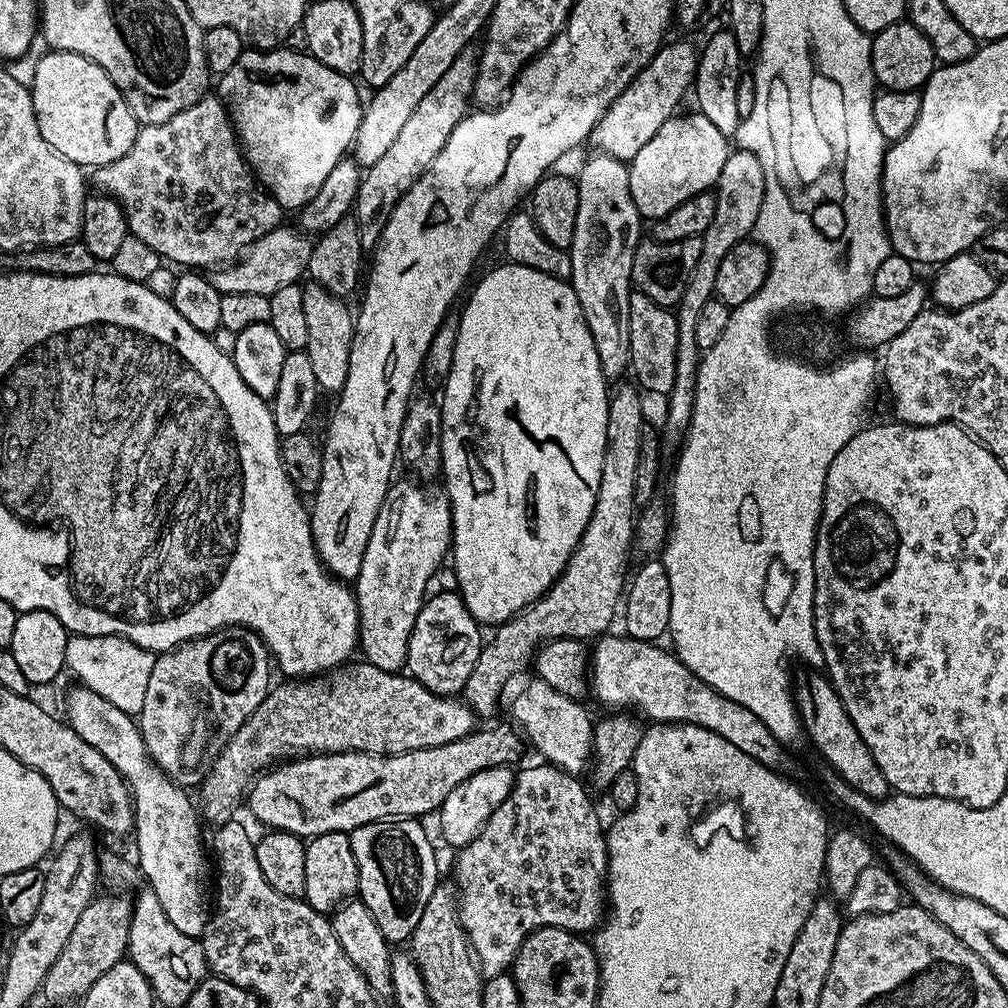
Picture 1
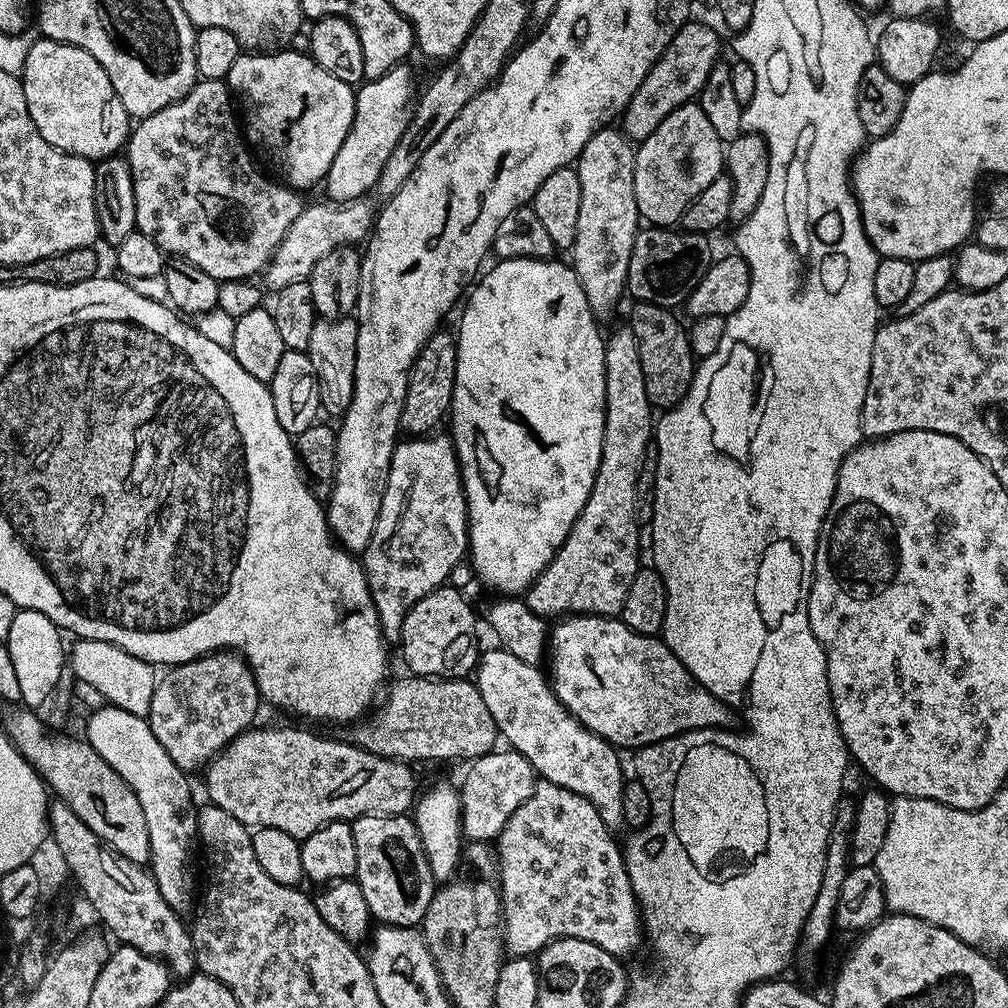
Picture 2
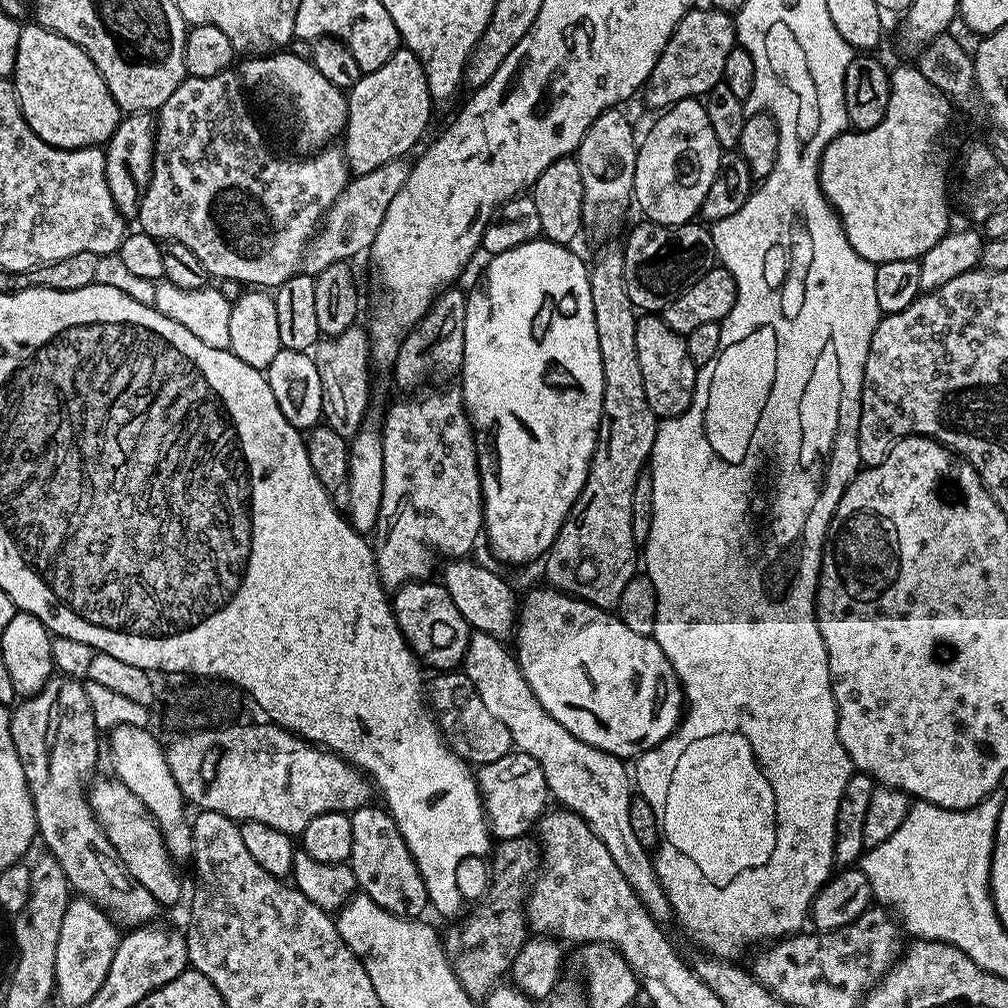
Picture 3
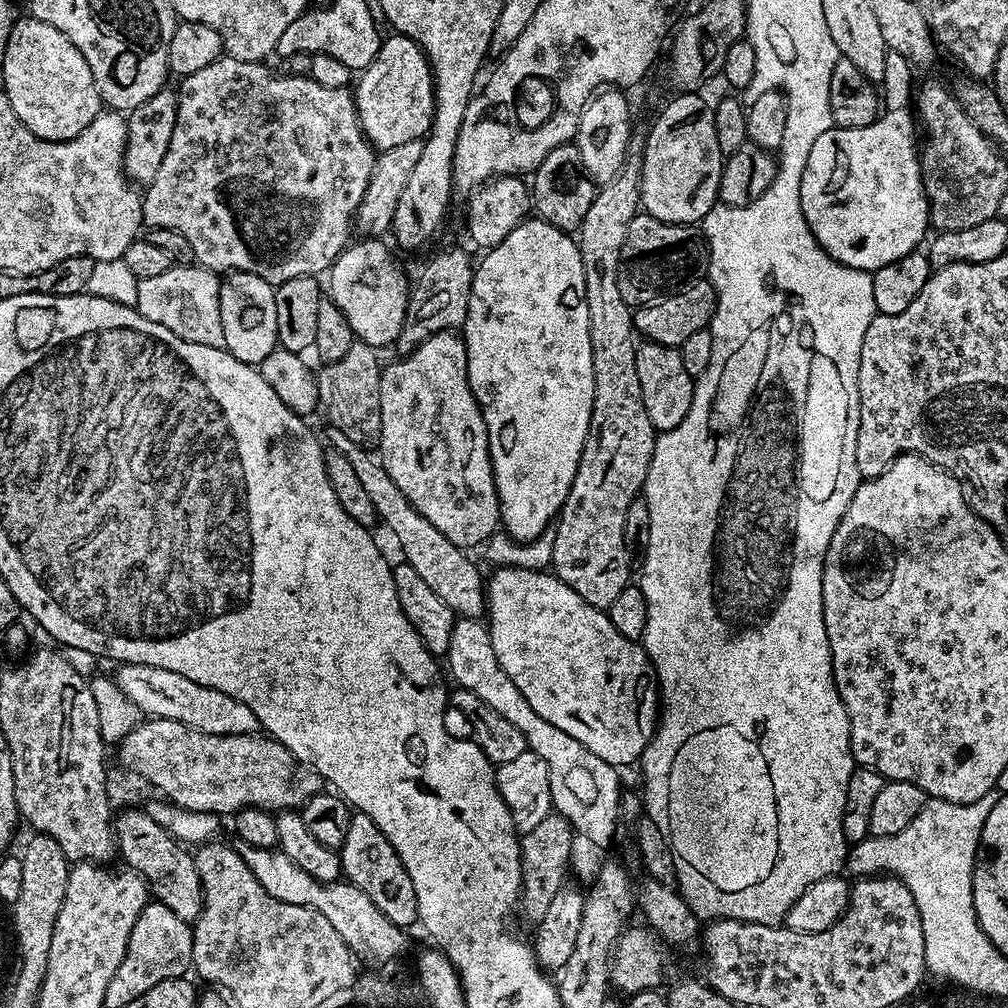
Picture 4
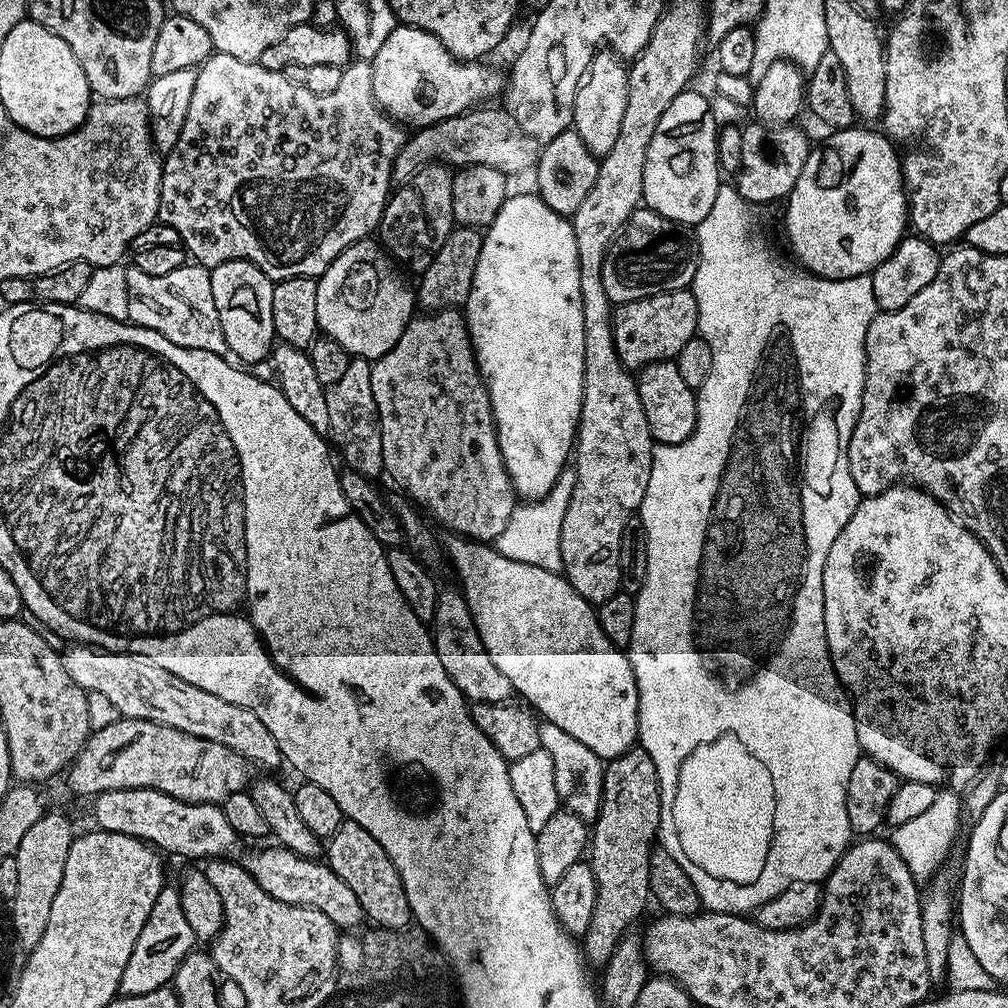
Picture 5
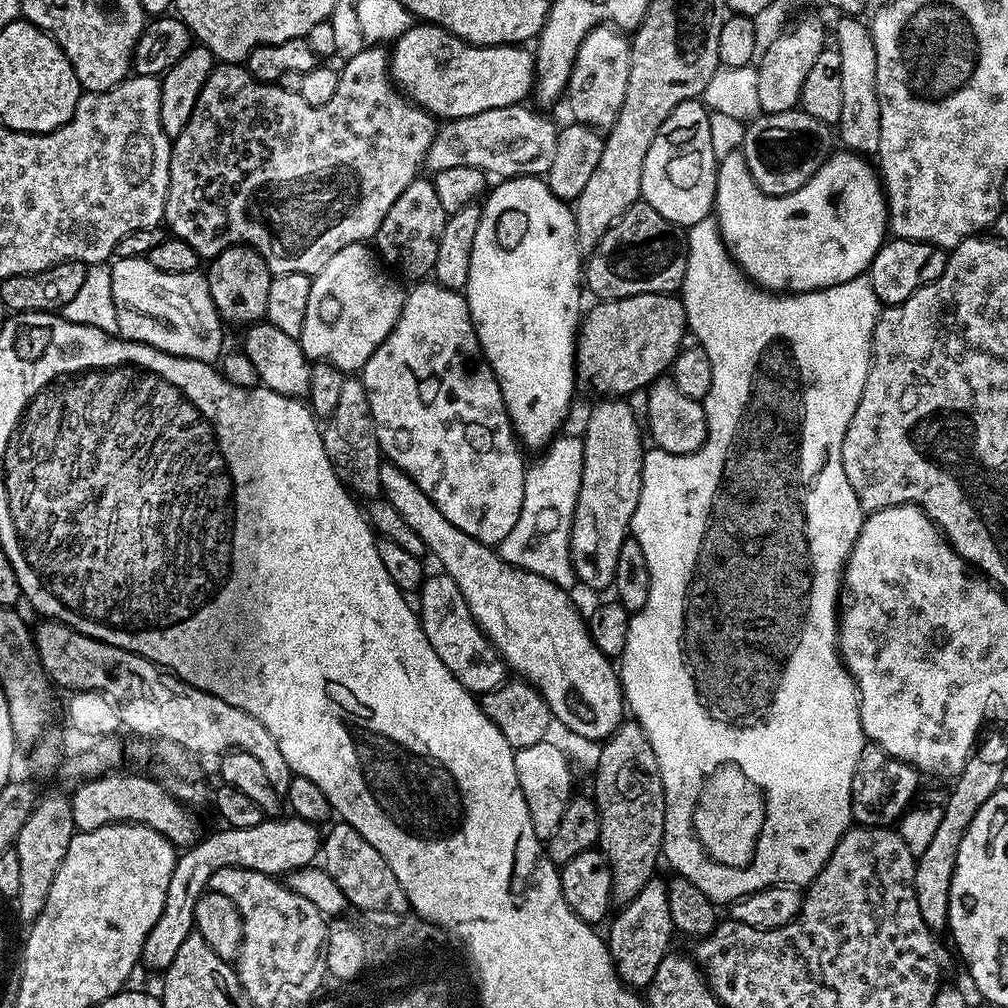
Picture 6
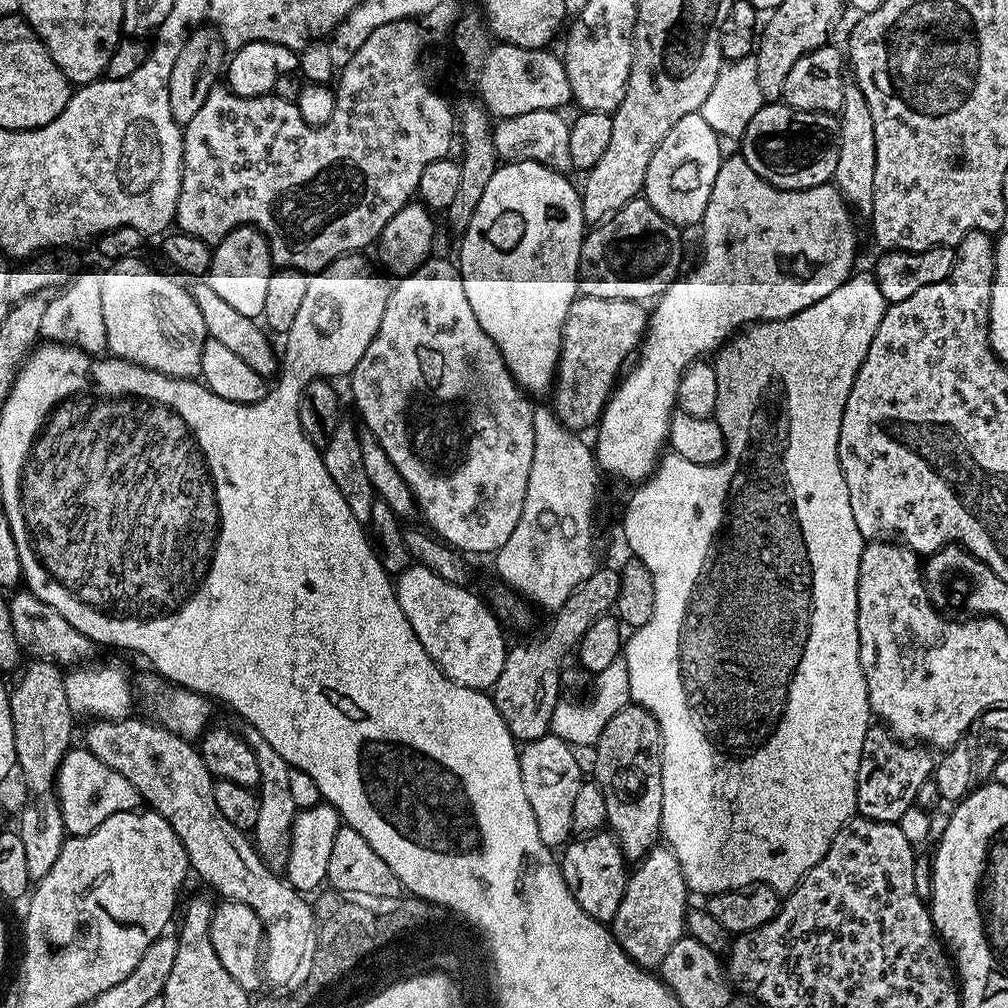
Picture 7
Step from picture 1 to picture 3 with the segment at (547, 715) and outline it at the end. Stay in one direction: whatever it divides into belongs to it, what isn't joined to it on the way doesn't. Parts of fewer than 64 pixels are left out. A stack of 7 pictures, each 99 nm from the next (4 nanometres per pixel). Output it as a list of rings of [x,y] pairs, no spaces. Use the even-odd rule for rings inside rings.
[[[473,631],[469,635],[462,671],[470,678],[470,682],[474,682],[474,690],[478,690],[478,698],[482,698],[482,703],[492,711],[494,718],[499,718],[506,725],[506,730],[510,730],[513,745],[519,751],[530,754],[530,758],[534,758],[534,762],[542,766],[542,774],[546,774],[551,799],[557,805],[567,808],[569,812],[578,814],[588,823],[590,830],[598,834],[602,846],[610,850],[610,858],[614,858],[618,870],[622,870],[622,878],[630,882],[630,886],[636,892],[636,897],[644,903],[649,914],[658,922],[671,921],[674,913],[656,873],[657,865],[652,864],[651,858],[648,857],[651,856],[649,849],[644,848],[637,841],[637,836],[634,835],[633,828],[630,826],[630,806],[634,799],[634,788],[630,783],[629,769],[628,772],[624,769],[625,761],[621,757],[612,756],[609,752],[603,752],[574,738],[574,734],[570,734],[566,726],[554,722],[554,718],[550,718],[550,714],[542,710],[542,702],[534,698],[534,690],[530,690],[515,655],[509,649],[507,652],[504,647],[501,641],[495,640],[490,634]]]

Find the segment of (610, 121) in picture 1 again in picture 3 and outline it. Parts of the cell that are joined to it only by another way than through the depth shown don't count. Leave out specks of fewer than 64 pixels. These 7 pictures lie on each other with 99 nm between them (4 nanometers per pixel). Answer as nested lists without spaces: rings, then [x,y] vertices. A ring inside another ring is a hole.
[[[711,6],[693,8],[684,15],[682,22],[678,22],[670,42],[666,42],[654,70],[648,75],[648,82],[642,89],[642,97],[644,96],[645,102],[650,107],[656,108],[655,110],[670,108],[683,100],[703,97],[714,85],[723,81],[726,58],[729,56],[730,50],[735,47],[737,47],[736,22],[729,13],[720,12]]]

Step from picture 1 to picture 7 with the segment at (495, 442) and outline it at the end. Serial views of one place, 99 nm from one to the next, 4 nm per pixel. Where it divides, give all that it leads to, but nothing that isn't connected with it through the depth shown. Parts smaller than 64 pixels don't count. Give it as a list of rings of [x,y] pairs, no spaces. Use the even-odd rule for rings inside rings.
[[[514,160],[501,163],[496,169],[494,178],[490,178],[486,190],[482,190],[482,199],[478,202],[478,210],[474,210],[474,218],[470,218],[470,226],[462,233],[461,240],[464,241],[460,244],[458,267],[462,278],[462,286],[466,286],[466,299],[470,302],[471,308],[474,309],[474,318],[478,318],[478,326],[482,326],[482,330],[486,330],[486,334],[490,334],[490,338],[494,342],[494,346],[498,346],[510,374],[528,394],[544,391],[544,393],[547,393],[553,387],[556,378],[556,364],[560,361],[560,343],[562,342],[562,330],[566,322],[566,314],[570,310],[570,306],[578,298],[580,248],[584,245],[586,225],[584,223],[582,202],[580,201],[581,189],[577,185],[575,188],[568,179],[569,177],[565,173],[556,172],[554,169],[542,166],[538,162]]]

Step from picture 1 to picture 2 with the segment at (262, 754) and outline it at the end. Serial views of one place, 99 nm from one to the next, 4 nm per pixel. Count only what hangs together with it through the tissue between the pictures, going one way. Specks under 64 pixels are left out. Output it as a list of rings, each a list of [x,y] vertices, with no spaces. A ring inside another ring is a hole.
[[[404,674],[401,680],[390,684],[387,685],[388,697],[379,701],[380,709],[378,704],[375,711],[351,725],[350,740],[356,747],[405,762],[471,762],[497,747],[496,723],[471,679],[441,680],[434,676]]]

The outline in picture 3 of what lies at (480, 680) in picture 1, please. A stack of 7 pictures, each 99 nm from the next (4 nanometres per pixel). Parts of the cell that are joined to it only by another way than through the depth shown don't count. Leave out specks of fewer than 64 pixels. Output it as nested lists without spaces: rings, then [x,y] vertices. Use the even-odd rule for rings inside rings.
[[[619,243],[608,244],[596,256],[596,261],[591,261],[590,271],[588,273],[590,282],[590,298],[594,302],[594,326],[598,330],[598,350],[602,350],[602,370],[604,371],[604,401],[602,402],[602,418],[600,419],[600,433],[596,439],[596,449],[590,462],[590,470],[586,478],[586,486],[582,494],[574,502],[570,514],[566,514],[562,530],[558,530],[558,538],[549,546],[546,555],[543,557],[544,562],[544,580],[551,587],[566,592],[570,596],[576,596],[580,600],[590,602],[594,606],[605,610],[612,610],[619,605],[622,598],[622,590],[626,590],[626,582],[630,582],[632,576],[638,572],[638,545],[634,538],[634,526],[630,522],[630,510],[632,509],[632,499],[634,498],[634,486],[638,482],[638,474],[645,471],[652,455],[654,438],[658,427],[658,418],[654,410],[650,410],[650,402],[646,402],[646,390],[642,387],[642,369],[638,367],[638,345],[634,343],[634,330],[636,329],[636,317],[638,309],[630,302],[630,294],[626,294],[626,278],[624,277],[624,249]]]

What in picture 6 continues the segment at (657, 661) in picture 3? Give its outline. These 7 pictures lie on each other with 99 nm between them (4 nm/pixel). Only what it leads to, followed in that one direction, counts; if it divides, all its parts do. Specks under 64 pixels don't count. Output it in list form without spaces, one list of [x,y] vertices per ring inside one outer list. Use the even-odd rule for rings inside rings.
[[[391,462],[381,463],[380,466],[380,491],[382,493],[383,499],[390,502],[390,506],[394,506],[394,510],[398,510],[398,514],[402,514],[402,519],[406,522],[406,526],[410,526],[410,530],[414,530],[414,534],[418,534],[418,538],[422,538],[425,549],[429,553],[433,552],[436,555],[436,560],[441,564],[443,575],[448,576],[451,580],[455,582],[458,586],[458,590],[462,590],[462,598],[466,598],[466,606],[470,606],[470,614],[475,618],[476,625],[484,631],[484,635],[488,637],[488,640],[494,647],[496,651],[500,653],[505,665],[509,669],[512,668],[517,677],[523,678],[528,681],[528,683],[535,686],[536,689],[542,694],[542,698],[546,698],[546,702],[550,706],[553,717],[557,721],[560,720],[573,732],[576,736],[581,736],[584,740],[596,740],[595,742],[603,742],[608,739],[608,737],[614,734],[614,730],[619,724],[624,723],[626,719],[626,705],[624,702],[624,692],[620,688],[620,678],[618,675],[618,668],[615,663],[607,656],[602,654],[598,650],[598,646],[594,646],[594,642],[590,637],[588,637],[588,625],[586,623],[585,617],[580,616],[578,609],[572,605],[572,600],[568,597],[569,593],[565,589],[560,588],[554,582],[550,582],[546,578],[542,578],[540,574],[534,574],[533,572],[527,572],[522,570],[518,566],[514,566],[510,562],[506,562],[499,554],[499,551],[495,547],[478,542],[478,538],[470,538],[470,534],[466,534],[466,530],[458,530],[458,526],[454,526],[450,522],[446,522],[446,518],[442,514],[442,510],[438,510],[438,506],[434,506],[434,502],[426,493],[423,492],[417,486],[415,482],[412,481],[404,471],[402,471],[397,464]]]

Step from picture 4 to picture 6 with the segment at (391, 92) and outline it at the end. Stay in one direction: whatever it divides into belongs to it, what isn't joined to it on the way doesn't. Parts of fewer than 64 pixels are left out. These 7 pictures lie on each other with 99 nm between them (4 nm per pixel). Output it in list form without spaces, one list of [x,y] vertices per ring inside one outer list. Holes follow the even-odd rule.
[[[427,22],[413,23],[390,48],[390,71],[395,87],[412,103],[441,121],[466,118],[502,106],[524,104],[533,95],[536,82],[536,57],[518,44],[468,44],[442,26]]]

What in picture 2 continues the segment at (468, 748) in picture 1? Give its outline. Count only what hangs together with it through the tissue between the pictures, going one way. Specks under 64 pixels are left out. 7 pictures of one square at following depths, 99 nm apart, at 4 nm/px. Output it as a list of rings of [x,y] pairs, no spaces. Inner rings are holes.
[[[256,728],[234,737],[207,765],[208,797],[226,814],[234,814],[249,829],[273,828],[286,830],[302,841],[314,830],[339,820],[354,821],[359,816],[402,816],[418,799],[413,765],[367,752],[344,740],[327,740],[304,728]]]

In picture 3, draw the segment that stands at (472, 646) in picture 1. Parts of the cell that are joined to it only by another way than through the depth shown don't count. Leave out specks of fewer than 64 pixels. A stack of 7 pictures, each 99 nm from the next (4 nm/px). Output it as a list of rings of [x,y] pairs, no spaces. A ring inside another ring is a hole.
[[[413,582],[395,589],[391,597],[392,611],[396,614],[396,621],[406,642],[412,648],[412,655],[421,665],[440,668],[436,670],[452,670],[464,663],[470,629],[466,618],[458,614],[458,606],[454,606],[443,583],[432,583]]]

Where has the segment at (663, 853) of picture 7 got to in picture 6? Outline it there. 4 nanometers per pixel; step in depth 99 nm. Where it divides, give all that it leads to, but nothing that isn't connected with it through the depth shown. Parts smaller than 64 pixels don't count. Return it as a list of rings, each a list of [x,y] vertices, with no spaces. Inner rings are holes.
[[[653,878],[650,882],[646,882],[646,886],[638,890],[638,898],[623,905],[619,909],[620,913],[617,911],[607,925],[609,928],[608,932],[606,931],[606,943],[616,973],[620,983],[633,990],[647,989],[648,983],[652,981],[654,973],[658,970],[658,965],[662,963],[662,958],[673,947],[674,929],[667,890],[668,885],[663,879],[660,881],[660,878]]]

